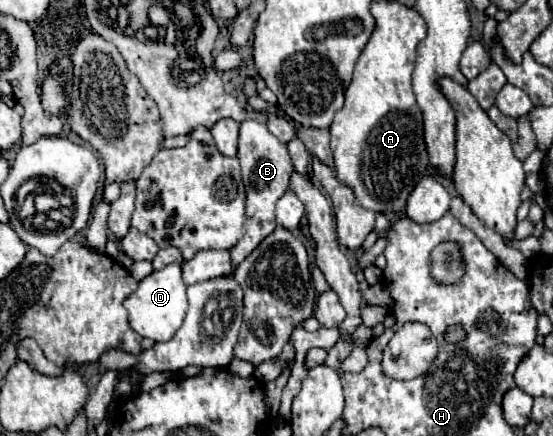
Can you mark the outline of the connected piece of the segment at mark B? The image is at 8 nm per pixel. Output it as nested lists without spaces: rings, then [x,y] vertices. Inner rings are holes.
[[[244,120],[240,124],[238,160],[240,160],[242,180],[246,186],[246,222],[244,222],[244,236],[236,246],[230,248],[232,270],[276,228],[274,204],[288,190],[290,172],[292,172],[292,162],[286,144],[282,144],[274,134],[270,134],[266,124],[260,124],[256,120]]]

